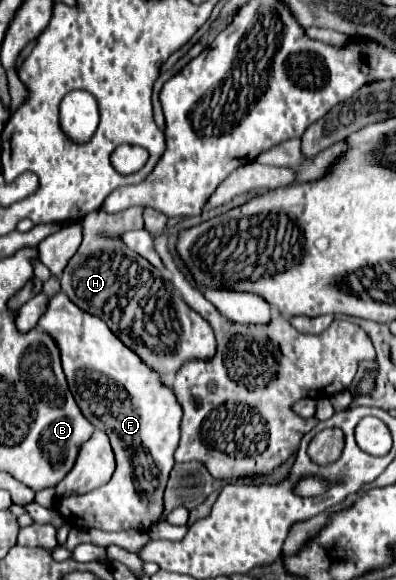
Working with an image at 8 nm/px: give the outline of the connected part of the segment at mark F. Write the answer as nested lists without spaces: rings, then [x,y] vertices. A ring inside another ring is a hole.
[[[64,293],[50,297],[36,329],[56,339],[68,387],[82,415],[100,429],[80,447],[74,469],[56,485],[56,495],[64,497],[58,499],[58,513],[80,529],[148,531],[162,517],[162,493],[180,439],[180,403],[172,391],[160,383],[158,375],[148,369],[102,319],[78,309]],[[136,467],[142,471],[142,481],[136,475]]]

